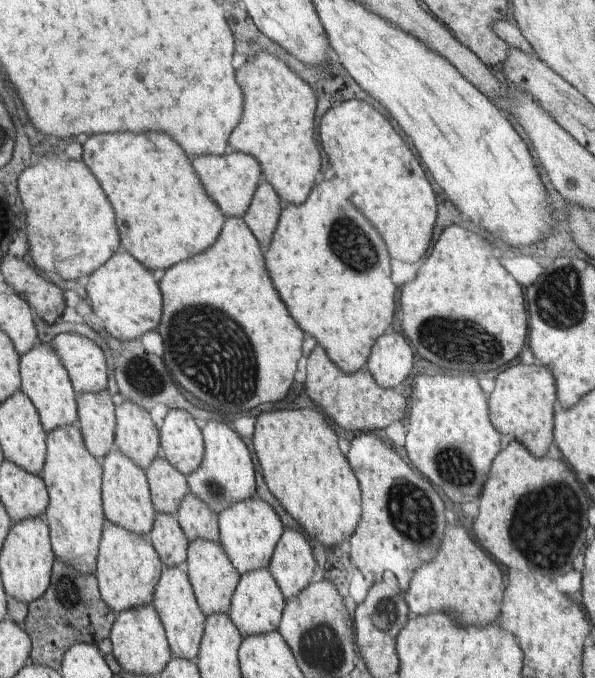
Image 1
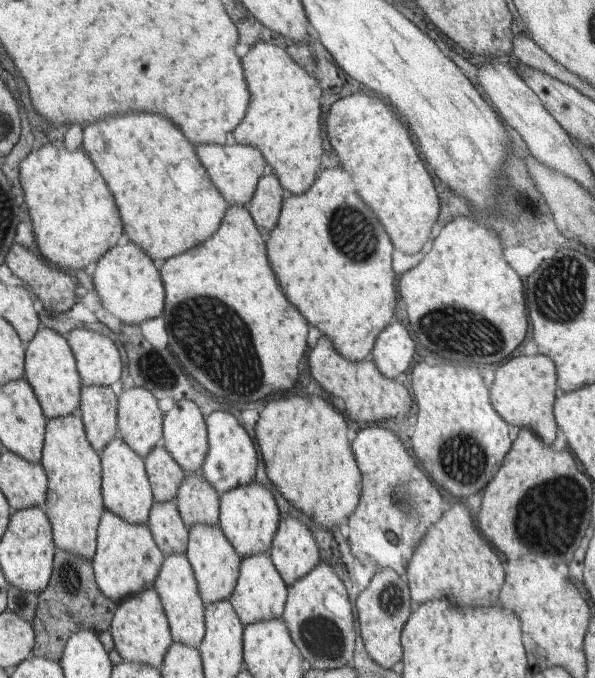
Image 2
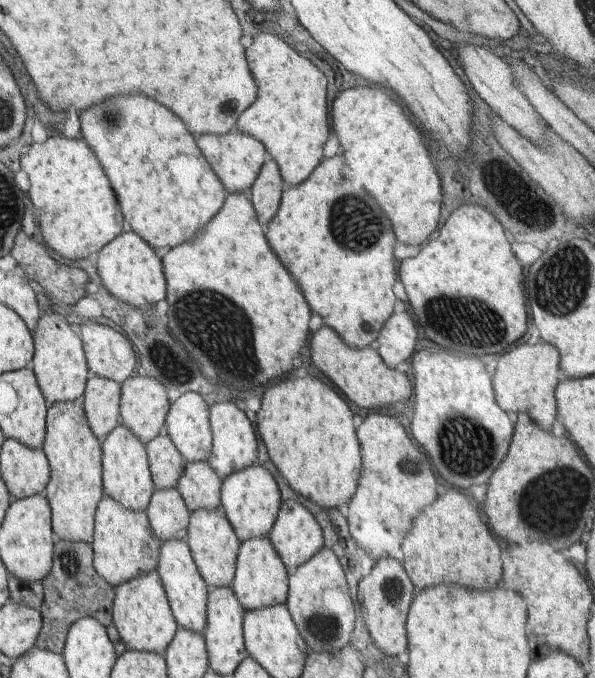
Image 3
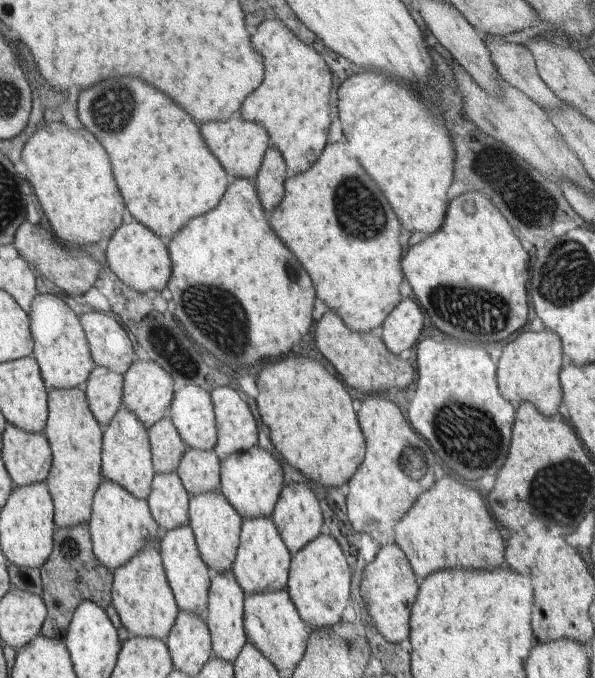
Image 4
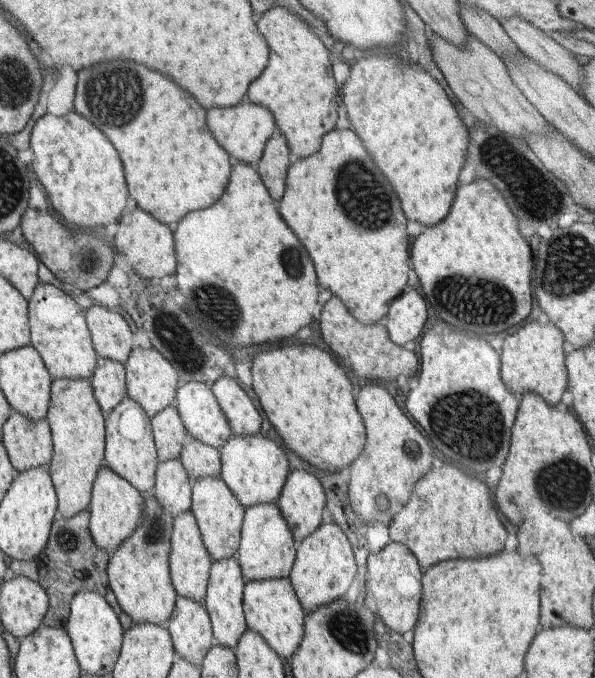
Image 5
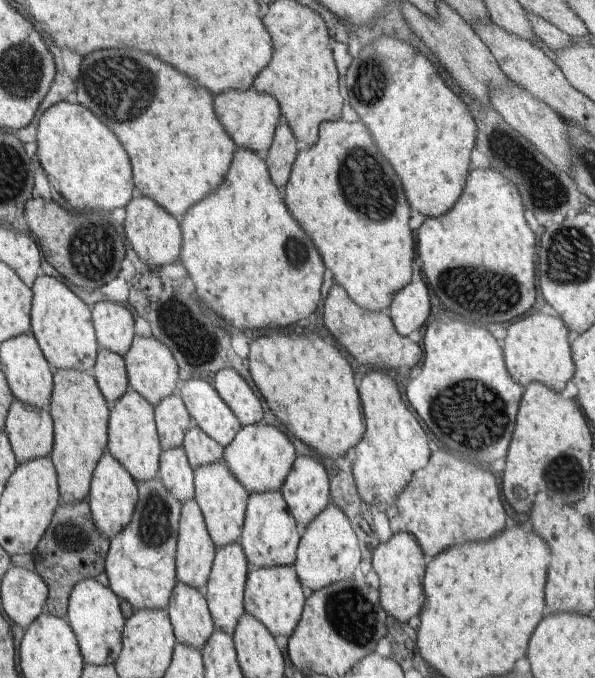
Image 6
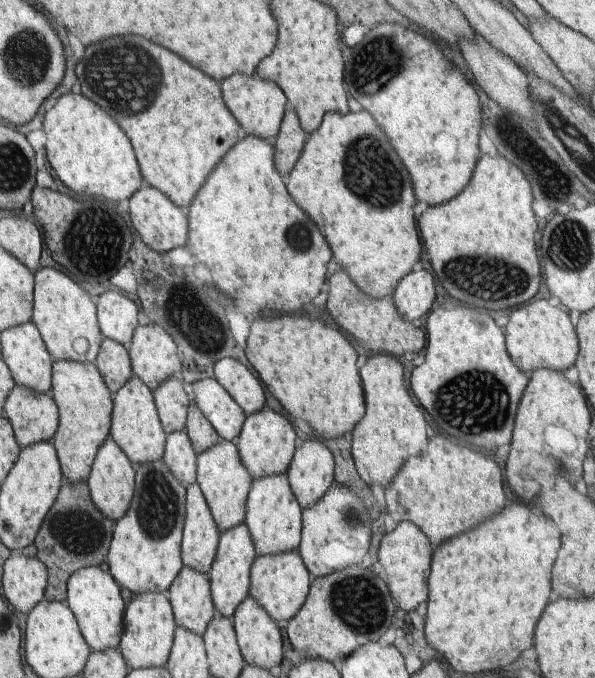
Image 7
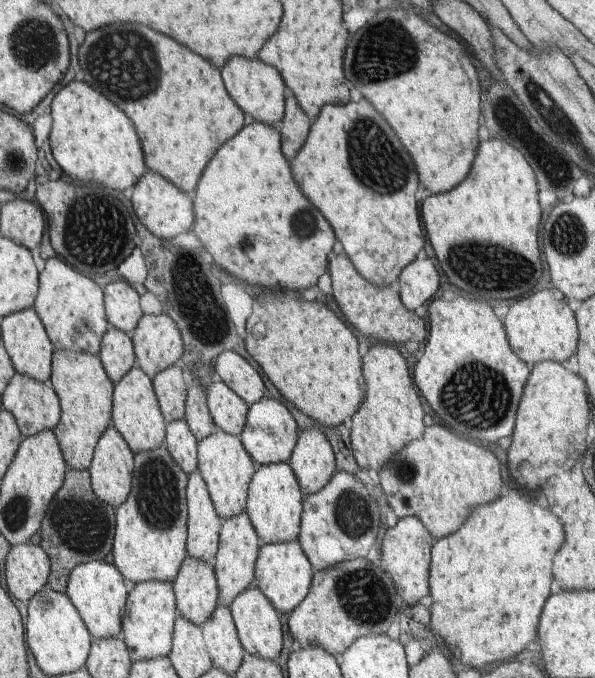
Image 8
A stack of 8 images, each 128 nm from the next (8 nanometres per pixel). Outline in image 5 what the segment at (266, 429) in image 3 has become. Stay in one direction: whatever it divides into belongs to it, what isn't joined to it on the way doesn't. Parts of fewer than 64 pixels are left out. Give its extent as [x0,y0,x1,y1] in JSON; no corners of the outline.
[251,343,366,473]

